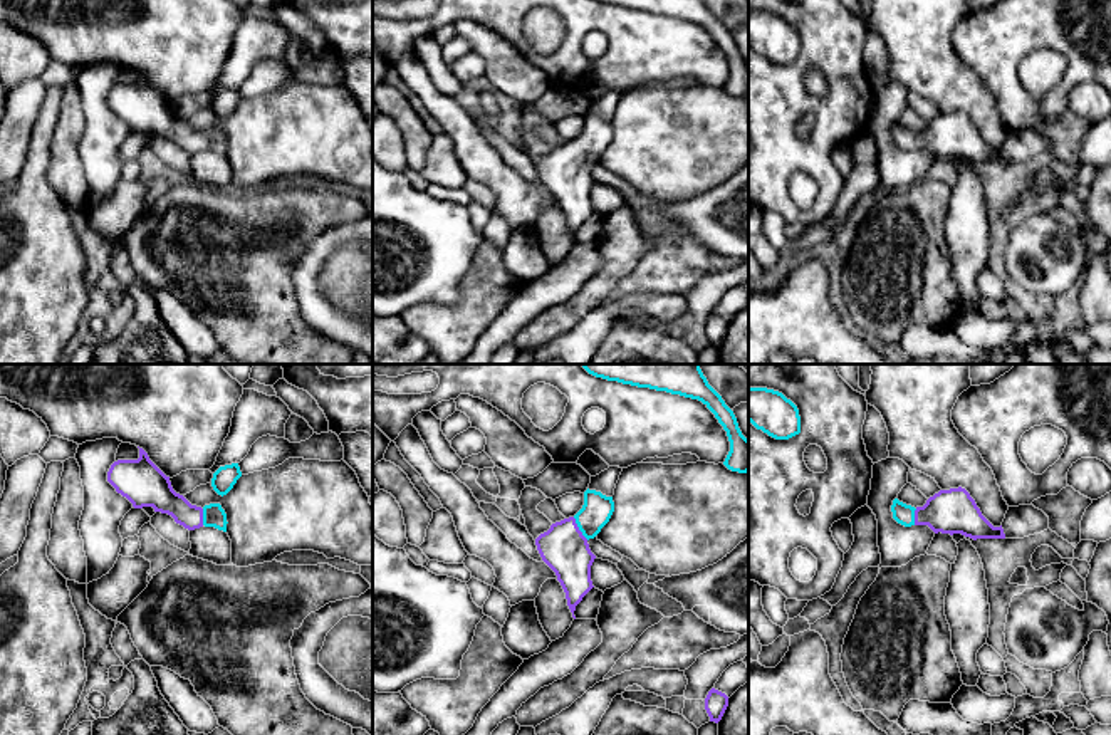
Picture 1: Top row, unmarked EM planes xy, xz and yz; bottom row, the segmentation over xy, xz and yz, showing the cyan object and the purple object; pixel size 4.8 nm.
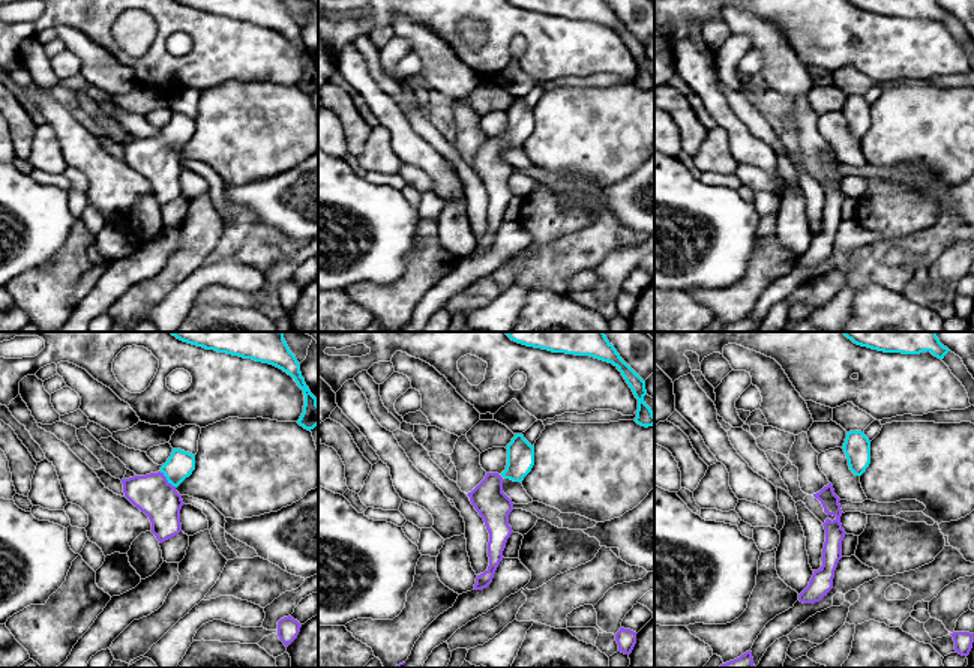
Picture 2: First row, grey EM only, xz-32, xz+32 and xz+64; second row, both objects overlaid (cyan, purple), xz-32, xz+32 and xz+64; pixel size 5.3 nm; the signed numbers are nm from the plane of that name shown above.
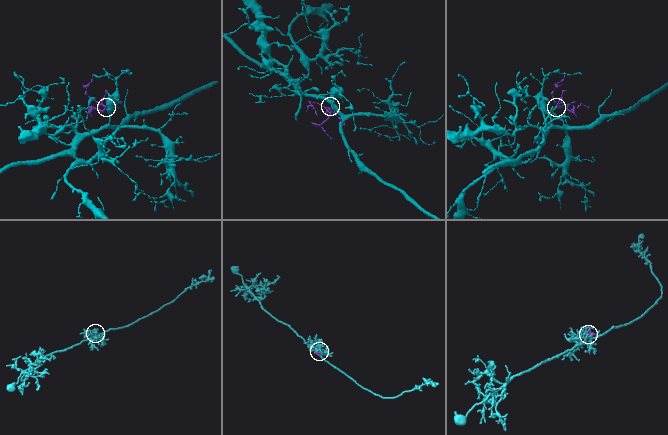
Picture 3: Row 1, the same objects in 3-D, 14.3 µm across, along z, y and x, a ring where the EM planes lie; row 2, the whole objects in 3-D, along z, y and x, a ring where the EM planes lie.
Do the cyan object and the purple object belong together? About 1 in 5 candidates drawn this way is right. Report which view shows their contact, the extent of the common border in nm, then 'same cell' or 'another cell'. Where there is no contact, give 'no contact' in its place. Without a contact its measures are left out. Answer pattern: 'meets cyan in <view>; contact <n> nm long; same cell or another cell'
meets cyan in xz; contact 130 nm long; same cell

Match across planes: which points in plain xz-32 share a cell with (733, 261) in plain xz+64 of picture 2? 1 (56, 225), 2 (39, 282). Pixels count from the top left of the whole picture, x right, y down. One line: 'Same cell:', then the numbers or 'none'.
Same cell: 1

